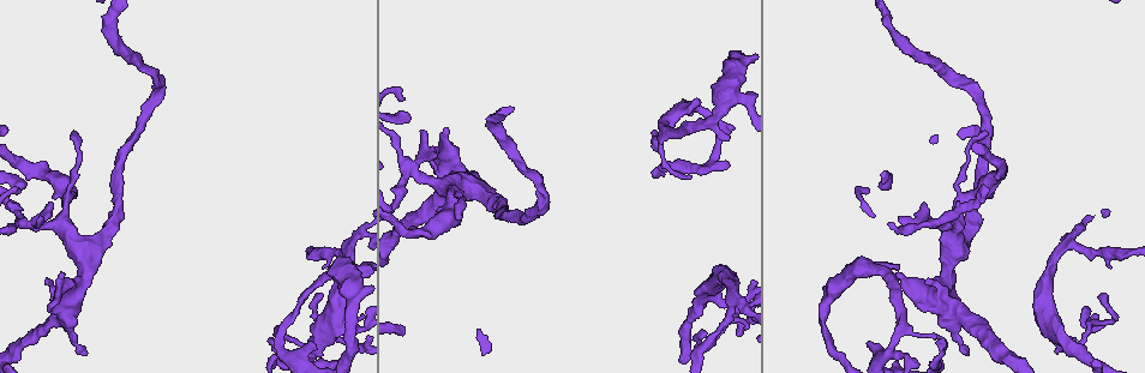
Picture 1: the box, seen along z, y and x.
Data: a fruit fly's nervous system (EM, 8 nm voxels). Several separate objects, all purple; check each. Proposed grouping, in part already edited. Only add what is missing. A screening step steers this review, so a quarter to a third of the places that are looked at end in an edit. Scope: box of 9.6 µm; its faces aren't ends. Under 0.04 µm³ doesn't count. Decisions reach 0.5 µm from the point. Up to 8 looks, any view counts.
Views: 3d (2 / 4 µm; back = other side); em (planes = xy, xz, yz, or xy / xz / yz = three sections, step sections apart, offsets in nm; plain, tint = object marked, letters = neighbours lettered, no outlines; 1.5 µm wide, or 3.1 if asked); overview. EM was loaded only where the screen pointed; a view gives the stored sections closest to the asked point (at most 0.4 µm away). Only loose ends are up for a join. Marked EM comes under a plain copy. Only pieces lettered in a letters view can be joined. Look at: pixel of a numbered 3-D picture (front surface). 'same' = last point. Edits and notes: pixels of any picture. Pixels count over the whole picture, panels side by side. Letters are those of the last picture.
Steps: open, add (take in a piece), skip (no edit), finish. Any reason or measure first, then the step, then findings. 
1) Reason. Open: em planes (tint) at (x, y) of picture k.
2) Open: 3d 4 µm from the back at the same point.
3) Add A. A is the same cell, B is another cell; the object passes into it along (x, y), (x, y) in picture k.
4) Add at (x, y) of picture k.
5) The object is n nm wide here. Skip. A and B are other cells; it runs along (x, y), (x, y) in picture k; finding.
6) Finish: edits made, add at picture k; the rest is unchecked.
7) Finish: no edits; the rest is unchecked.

An open end. Open: 3d 2 µm from the back at (968, 353) of picture 1.

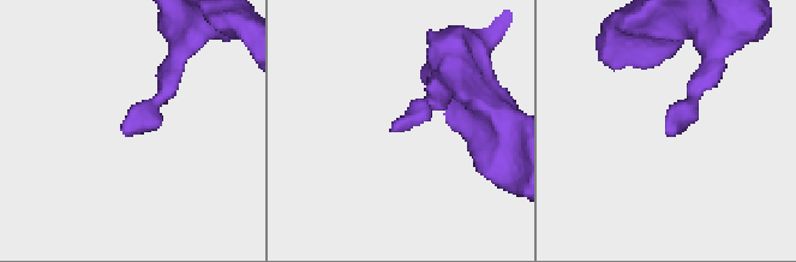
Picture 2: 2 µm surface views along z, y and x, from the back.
Shape alone is not enough. Open: em xy step 8 (tint) at (669, 128) of picture 2.

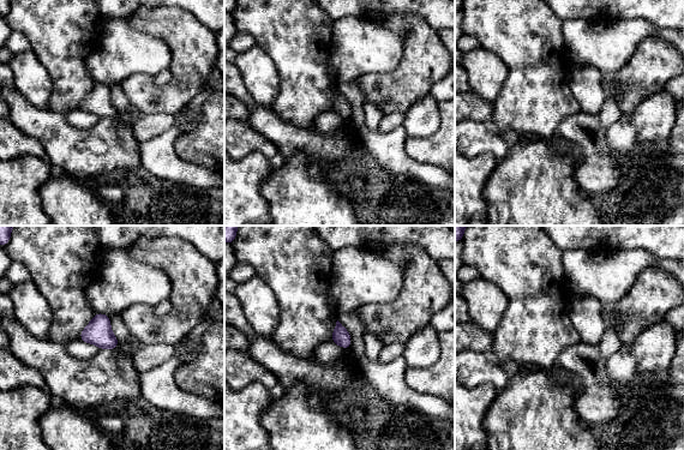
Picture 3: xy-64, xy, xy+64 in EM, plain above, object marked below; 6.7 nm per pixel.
Open: em yz step 4 (letters) at the same point.

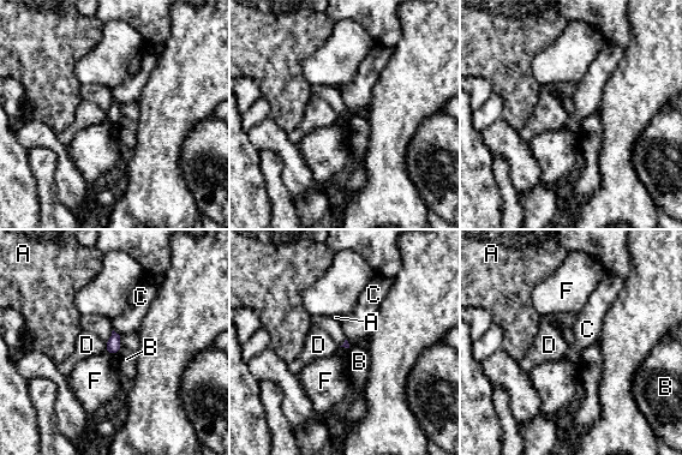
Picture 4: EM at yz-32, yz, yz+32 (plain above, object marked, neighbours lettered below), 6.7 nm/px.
Skip. A, B, C, D and F are other cells; a border runs along (121, 347), (114, 354) in picture 4; none of them fits.

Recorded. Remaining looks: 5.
Thin end. Open: 3d 4 µm at (985, 131) of picture 1.

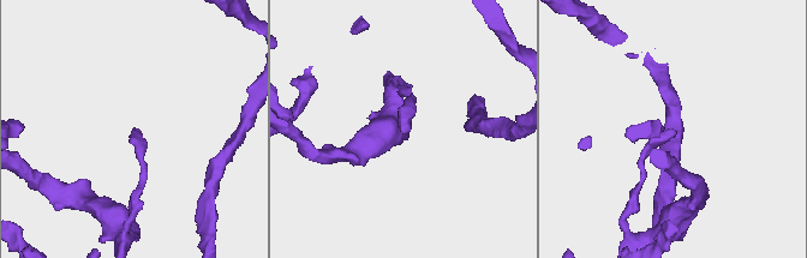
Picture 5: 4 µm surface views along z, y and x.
Need the tissue. Open: em xz step 4 (letters) at (408, 127) of picture 5.

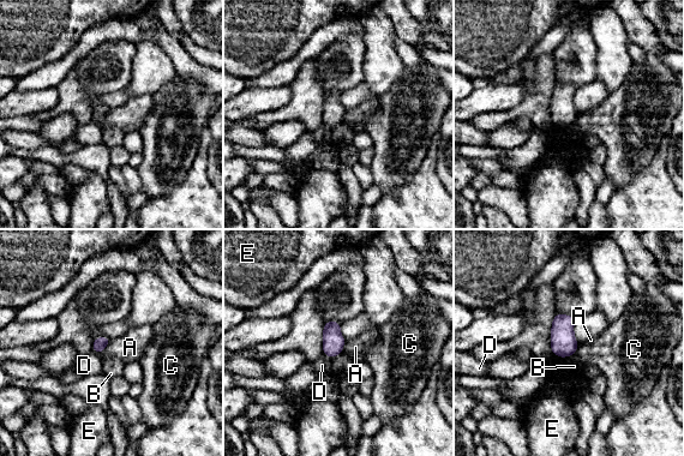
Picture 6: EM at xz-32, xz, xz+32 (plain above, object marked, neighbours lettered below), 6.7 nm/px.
Skip. A, B, C, D and E are other cells; a border runs along (112, 338), (97, 354) in picture 6; no lettered piece goes on from it.

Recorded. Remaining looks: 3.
An open end. Open: 3d 2 µm at (691, 178) of picture 1.

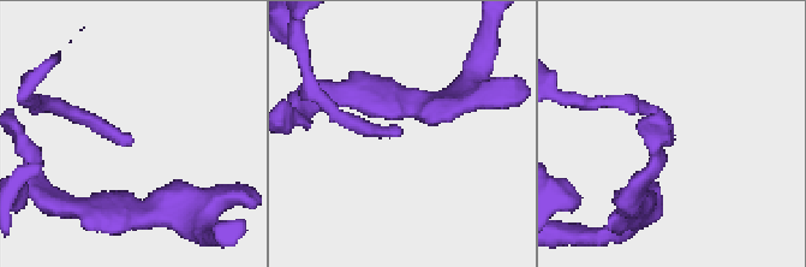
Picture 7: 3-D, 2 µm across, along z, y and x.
Open: em planes (letters) at (402, 133) of picture 7.

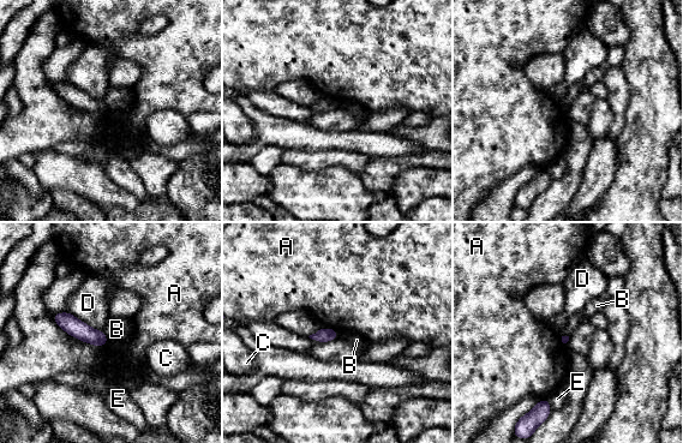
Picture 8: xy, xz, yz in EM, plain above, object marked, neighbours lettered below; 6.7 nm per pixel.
Skip. A, B, C, D and E are other cells; no lettered piece goes on from it.

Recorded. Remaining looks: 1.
Finish: no edits; the rest is unchecked.

